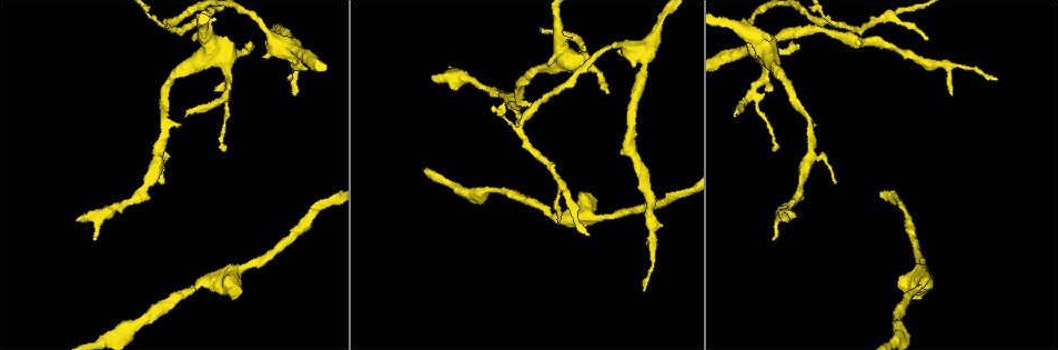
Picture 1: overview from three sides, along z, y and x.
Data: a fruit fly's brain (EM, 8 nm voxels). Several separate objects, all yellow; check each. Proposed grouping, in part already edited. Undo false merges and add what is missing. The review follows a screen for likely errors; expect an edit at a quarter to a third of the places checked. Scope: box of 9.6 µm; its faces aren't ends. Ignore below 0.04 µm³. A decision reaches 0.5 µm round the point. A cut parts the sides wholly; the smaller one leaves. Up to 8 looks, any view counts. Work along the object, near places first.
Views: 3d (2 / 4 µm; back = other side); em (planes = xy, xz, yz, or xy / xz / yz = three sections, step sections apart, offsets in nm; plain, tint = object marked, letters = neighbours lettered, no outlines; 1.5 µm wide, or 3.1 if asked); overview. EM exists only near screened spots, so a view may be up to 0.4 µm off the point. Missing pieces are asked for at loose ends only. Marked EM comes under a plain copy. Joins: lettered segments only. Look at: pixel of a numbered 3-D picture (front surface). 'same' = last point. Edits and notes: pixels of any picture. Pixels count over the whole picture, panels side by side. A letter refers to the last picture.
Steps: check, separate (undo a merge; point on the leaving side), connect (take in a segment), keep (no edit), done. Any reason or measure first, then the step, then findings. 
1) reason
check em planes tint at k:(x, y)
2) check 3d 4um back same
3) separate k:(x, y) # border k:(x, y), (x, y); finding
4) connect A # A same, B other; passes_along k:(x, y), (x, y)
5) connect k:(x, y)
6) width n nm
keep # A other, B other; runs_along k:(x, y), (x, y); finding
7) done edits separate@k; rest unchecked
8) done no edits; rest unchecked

branch stops here
check 3d 4um at 1:(253, 49)

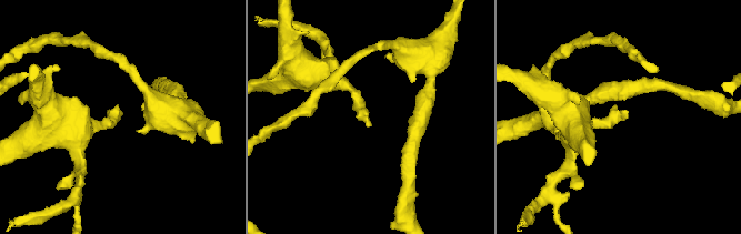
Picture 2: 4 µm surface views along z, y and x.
check em xy step 4 letters at 2:(627, 113)

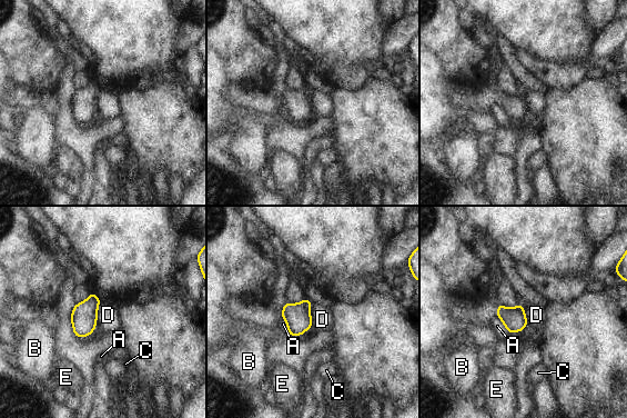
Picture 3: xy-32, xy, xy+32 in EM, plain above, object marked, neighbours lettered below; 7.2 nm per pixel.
another direction
check em planes letters same

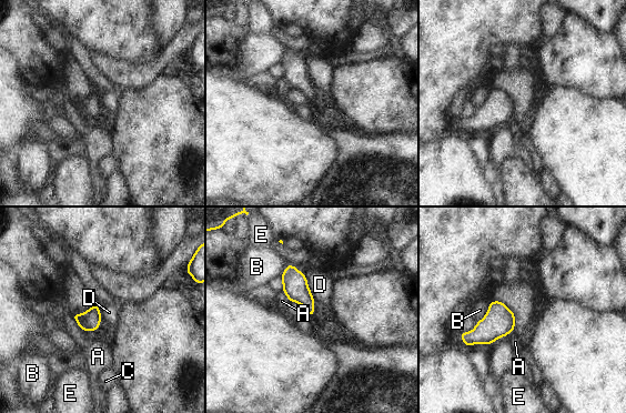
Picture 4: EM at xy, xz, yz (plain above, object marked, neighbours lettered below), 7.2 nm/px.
longest_contact D 200 nm
keep # A other, B other, C other, D other, E other; no lettered segment goes on from it

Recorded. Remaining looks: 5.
three arms meet
check 3d 2um at 1:(518, 126)

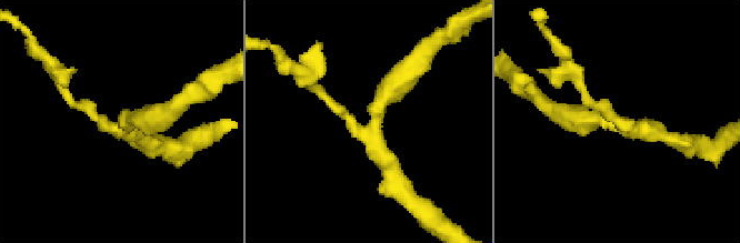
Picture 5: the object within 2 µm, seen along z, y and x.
arms 3; arm_widths 160, 170, 170 nm; now the EM
check em xy step 8 letters at 5:(121, 125)

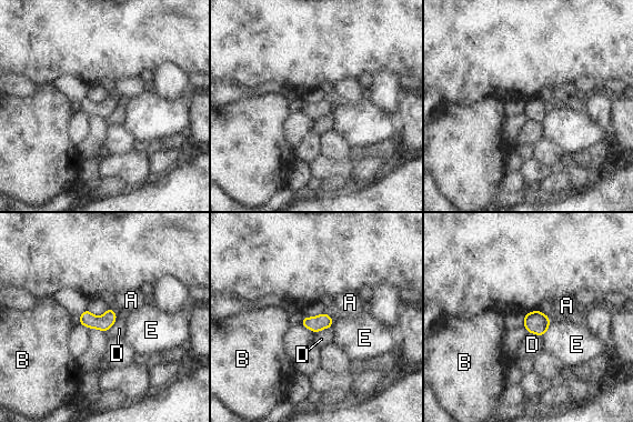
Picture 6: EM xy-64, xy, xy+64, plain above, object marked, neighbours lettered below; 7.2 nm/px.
longest_contact D 170 nm
keep # A other, B other, D other, E other; border 6:(334, 322), (314, 333); all the same neuron

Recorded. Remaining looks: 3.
free end
check 3d 4um at 1:(997, 80)

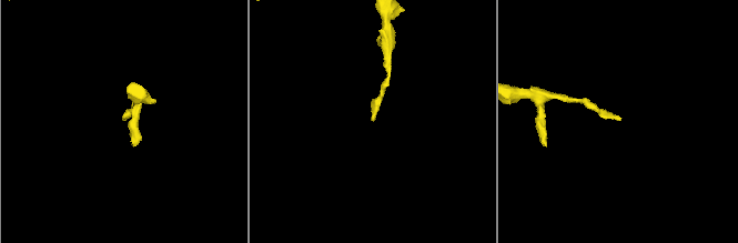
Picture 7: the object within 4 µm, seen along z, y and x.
check em planes letters at 7:(125, 117)

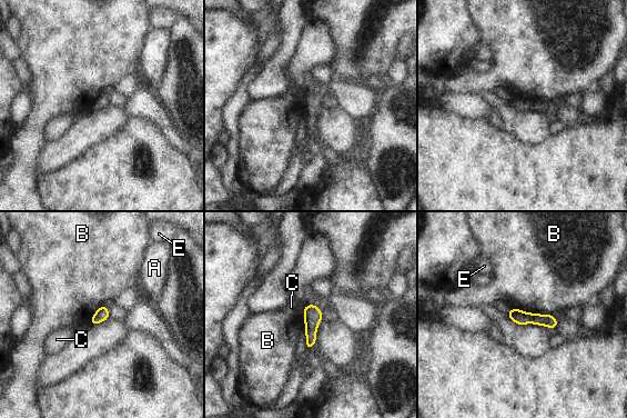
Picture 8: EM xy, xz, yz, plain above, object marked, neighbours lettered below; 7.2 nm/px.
keep # A other, B other, C other, E other; runs_along 8:(511, 314), (554, 324); none of them fits

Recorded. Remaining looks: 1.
done no edits; rest unchecked

